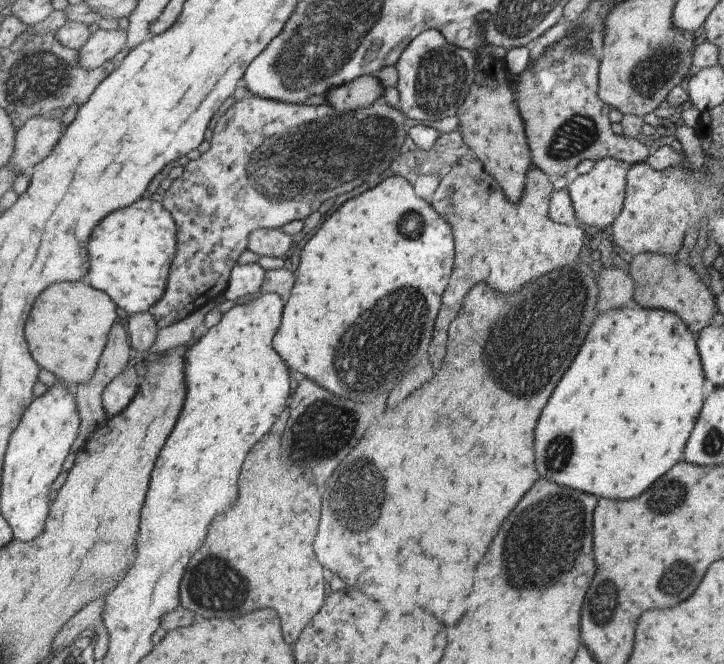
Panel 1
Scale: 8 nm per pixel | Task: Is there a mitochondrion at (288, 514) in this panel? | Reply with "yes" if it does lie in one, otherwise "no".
no

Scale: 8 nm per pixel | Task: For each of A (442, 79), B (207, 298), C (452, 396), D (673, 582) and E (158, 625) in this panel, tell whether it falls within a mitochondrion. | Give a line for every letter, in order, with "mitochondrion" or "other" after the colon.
A: mitochondrion
B: other
C: other
D: mitochondrion
E: other

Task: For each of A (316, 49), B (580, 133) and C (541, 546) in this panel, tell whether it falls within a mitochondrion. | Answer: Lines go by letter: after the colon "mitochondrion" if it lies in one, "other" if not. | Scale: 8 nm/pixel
A: mitochondrion
B: mitochondrion
C: mitochondrion

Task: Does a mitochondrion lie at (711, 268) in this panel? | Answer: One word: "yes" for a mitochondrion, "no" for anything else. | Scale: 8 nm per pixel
no

